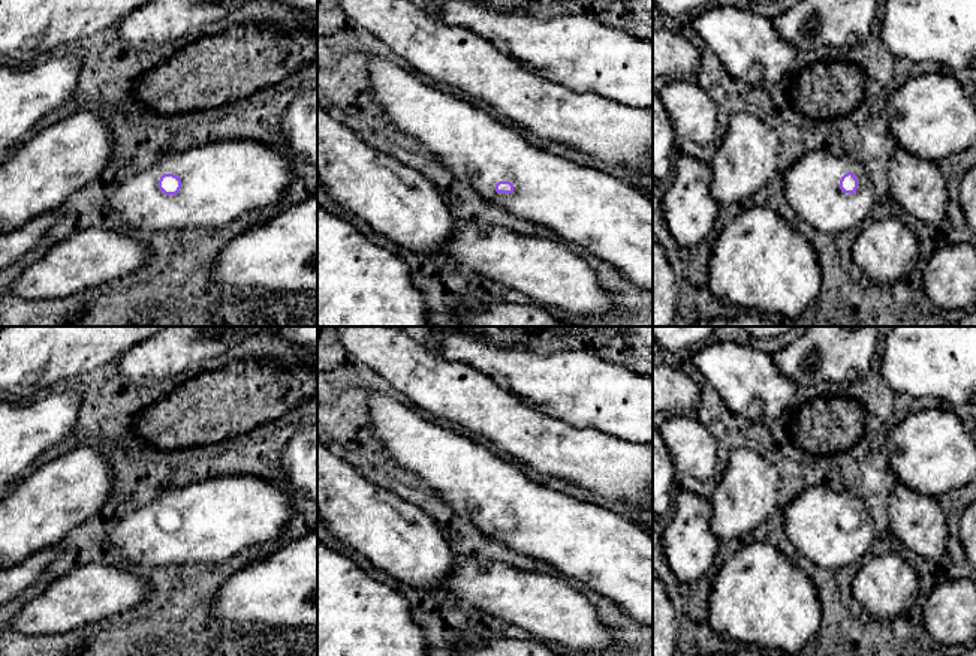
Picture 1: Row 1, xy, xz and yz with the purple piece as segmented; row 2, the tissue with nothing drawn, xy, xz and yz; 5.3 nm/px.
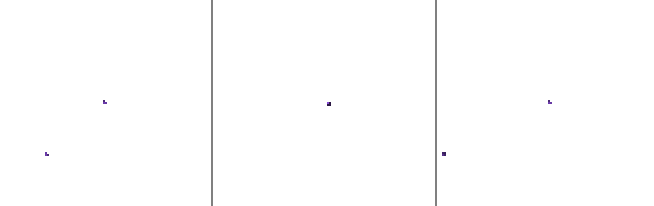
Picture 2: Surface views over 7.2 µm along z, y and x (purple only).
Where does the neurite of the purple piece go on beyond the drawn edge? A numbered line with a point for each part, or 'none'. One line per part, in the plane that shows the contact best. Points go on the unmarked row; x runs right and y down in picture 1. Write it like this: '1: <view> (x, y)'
1: xy (222, 515)

